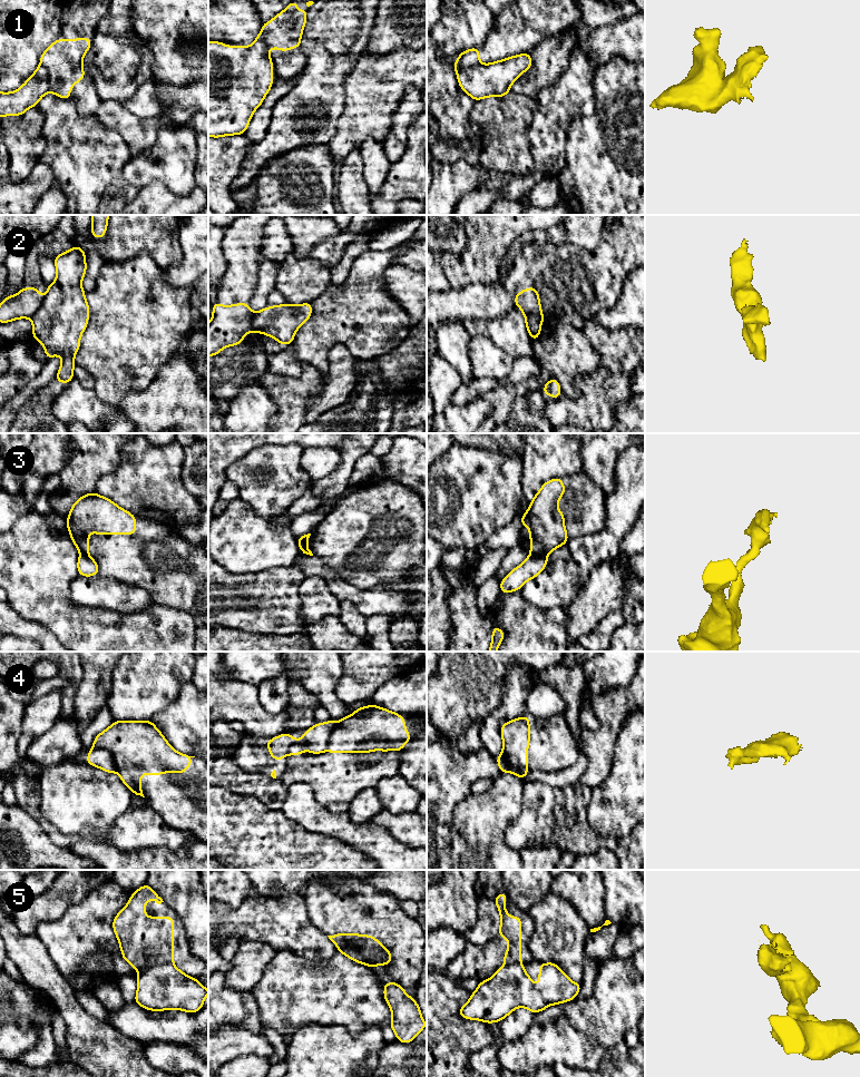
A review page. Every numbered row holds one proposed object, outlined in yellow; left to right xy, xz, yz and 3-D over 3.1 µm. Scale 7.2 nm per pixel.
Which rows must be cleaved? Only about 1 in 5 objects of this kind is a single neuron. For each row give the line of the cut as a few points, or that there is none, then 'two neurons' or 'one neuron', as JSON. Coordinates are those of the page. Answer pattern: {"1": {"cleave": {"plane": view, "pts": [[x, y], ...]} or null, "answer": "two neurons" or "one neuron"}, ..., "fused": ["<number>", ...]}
{"1": {"cleave": {"plane": "xy", "pts": [[40, 64], [47, 70], [49, 90]]}, "answer": "two neurons"}, "2": {"cleave": {"plane": "xz", "pts": [[254, 313], [252, 321], [253, 330]]}, "answer": "two neurons"}, "3": {"cleave": {"plane": "yz", "pts": [[531, 554], [546, 558]]}, "answer": "two neurons"}, "4": {"cleave": {"plane": "xy", "pts": [[91, 748], [105, 748], [113, 756], [116, 771]]}, "answer": "two neurons"}, "5": {"cleave": {"plane": "xy", "pts": [[173, 963], [152, 965], [139, 971]]}, "answer": "two neurons"}, "fused": ["1", "2", "3", "4", "5"]}

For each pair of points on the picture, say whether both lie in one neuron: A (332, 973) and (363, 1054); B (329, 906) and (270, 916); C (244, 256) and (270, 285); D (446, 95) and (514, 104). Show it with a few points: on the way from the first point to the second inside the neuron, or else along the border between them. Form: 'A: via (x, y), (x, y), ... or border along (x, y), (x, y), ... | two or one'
A: border along (332, 1025), (342, 1025), (353, 1035), (381, 1027) | two
B: border along (303, 894), (306, 901), (308, 916), (321, 931) | two
C: border along (263, 258), (259, 268), (259, 281), (252, 297) | two
D: border along (476, 101), (470, 113), (470, 120), (480, 127) | two

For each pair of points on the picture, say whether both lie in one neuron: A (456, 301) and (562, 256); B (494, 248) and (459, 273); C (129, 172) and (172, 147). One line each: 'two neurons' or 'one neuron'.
A: one neuron
B: one neuron
C: one neuron

